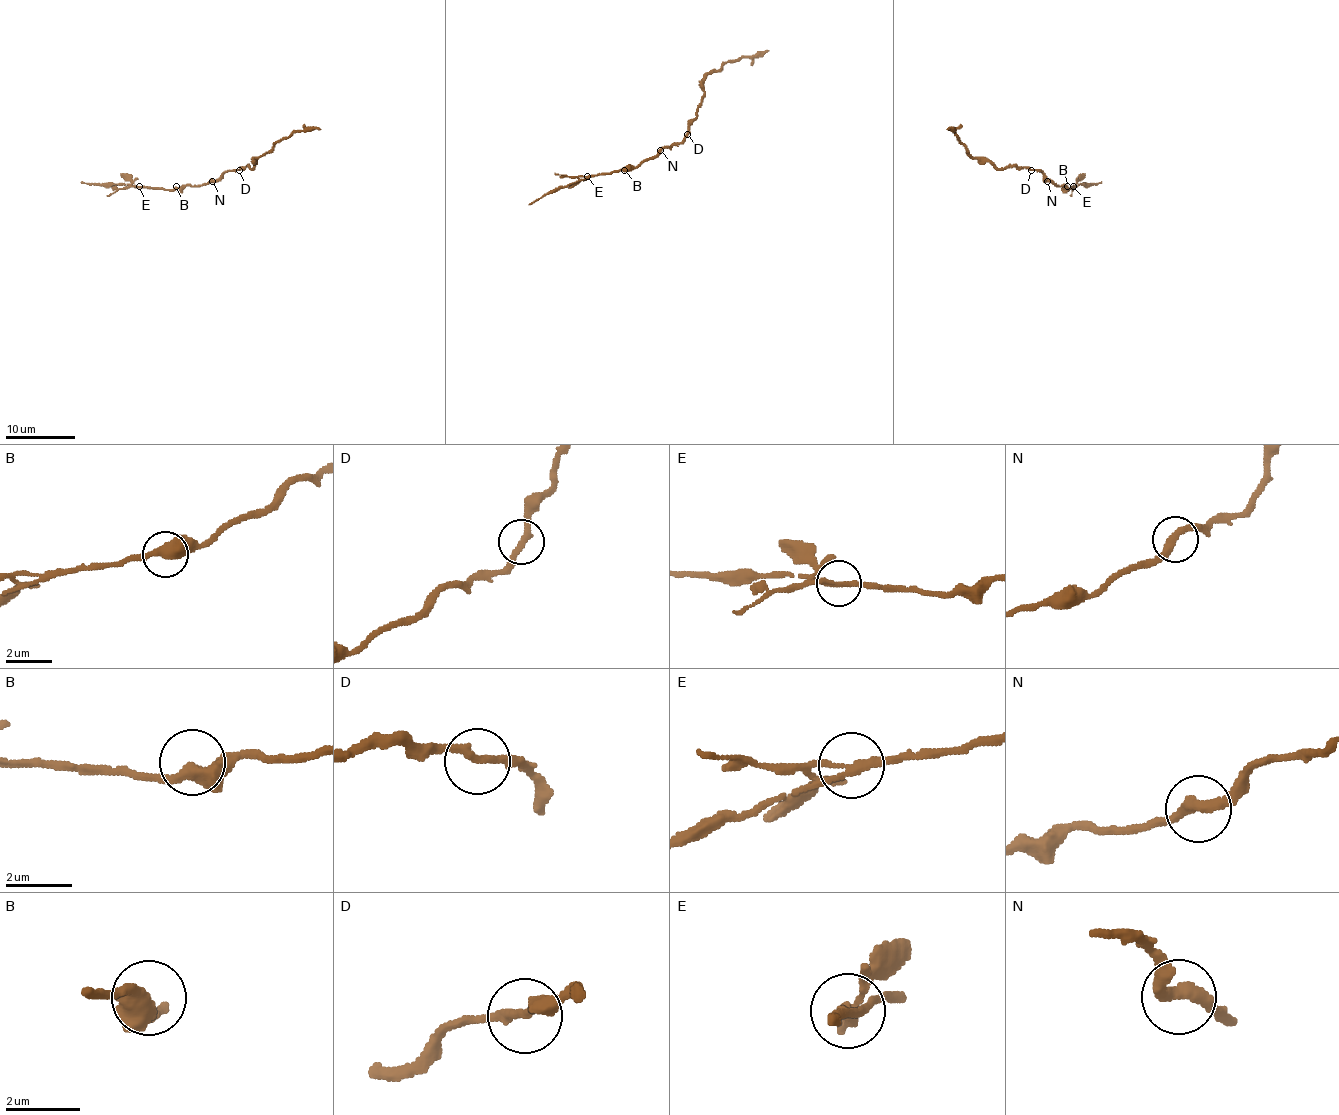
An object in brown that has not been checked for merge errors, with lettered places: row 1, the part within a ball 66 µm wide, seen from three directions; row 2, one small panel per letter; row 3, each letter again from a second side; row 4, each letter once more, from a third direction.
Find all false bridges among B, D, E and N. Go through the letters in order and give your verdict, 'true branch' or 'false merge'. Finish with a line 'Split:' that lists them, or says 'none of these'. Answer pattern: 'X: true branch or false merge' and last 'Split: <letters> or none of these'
B: true branch
D: true branch
E: false merge
N: true branch
Split: E

